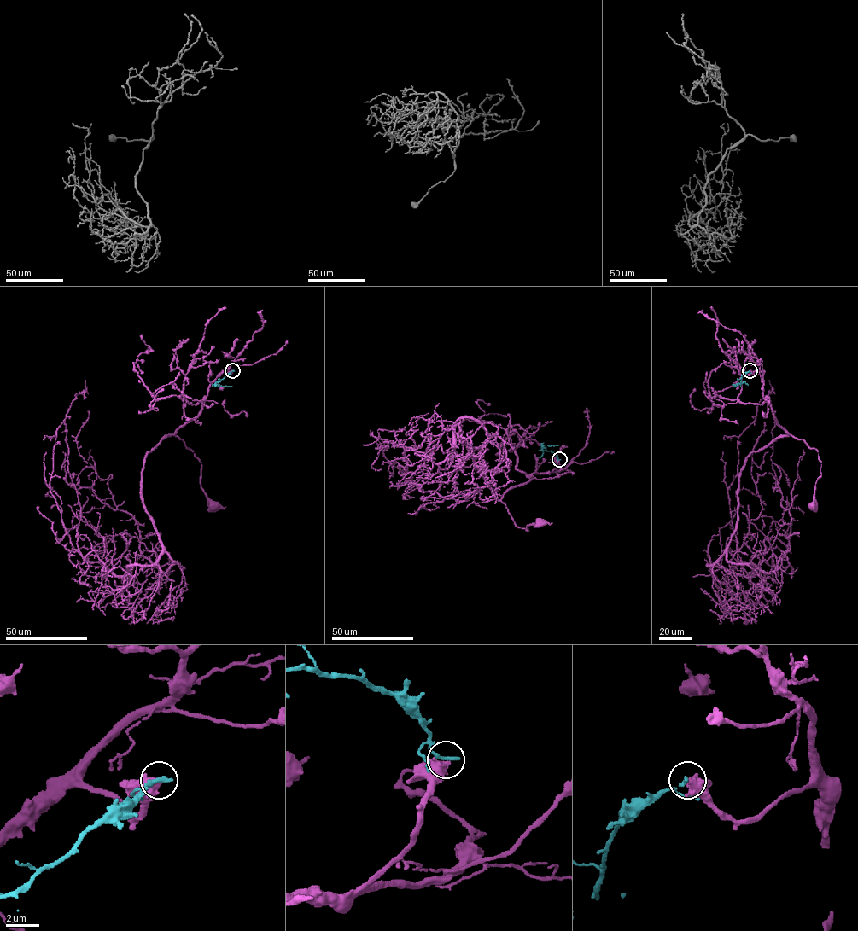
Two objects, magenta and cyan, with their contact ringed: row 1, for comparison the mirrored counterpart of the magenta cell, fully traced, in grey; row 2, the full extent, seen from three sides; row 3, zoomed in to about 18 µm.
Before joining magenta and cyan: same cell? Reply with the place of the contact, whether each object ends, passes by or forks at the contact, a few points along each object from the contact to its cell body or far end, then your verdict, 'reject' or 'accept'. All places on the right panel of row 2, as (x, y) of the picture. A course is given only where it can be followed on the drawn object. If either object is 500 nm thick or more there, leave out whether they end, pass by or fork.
(750, 370) | magenta passes by | cyan ends | magenta via (750, 371), (755, 375), (762, 372), (763, 398), (768, 398), (777, 423), (818, 451), (821, 475), (813, 505) | cyan via (750, 371), (735, 386) | reject

